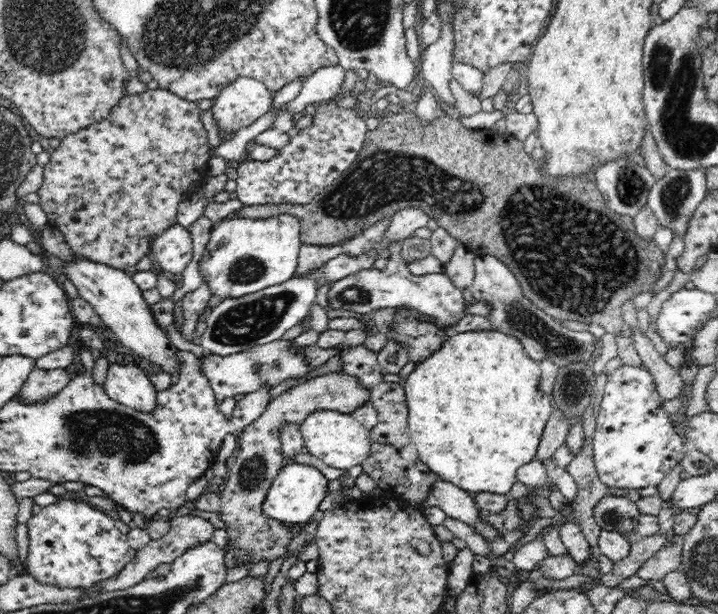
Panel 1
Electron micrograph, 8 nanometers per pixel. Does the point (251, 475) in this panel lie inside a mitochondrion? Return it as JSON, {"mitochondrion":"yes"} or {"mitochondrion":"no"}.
{"mitochondrion":"yes"}

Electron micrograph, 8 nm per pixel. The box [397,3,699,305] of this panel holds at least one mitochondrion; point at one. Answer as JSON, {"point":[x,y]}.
{"point":[674,196]}

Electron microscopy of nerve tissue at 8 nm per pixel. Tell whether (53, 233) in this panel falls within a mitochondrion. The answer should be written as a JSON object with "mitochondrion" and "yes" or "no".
{"mitochondrion":"no"}

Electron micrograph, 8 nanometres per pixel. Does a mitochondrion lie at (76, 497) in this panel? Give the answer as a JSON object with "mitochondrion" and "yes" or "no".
{"mitochondrion":"no"}

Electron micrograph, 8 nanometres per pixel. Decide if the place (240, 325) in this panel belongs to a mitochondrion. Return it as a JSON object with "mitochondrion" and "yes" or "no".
{"mitochondrion":"yes"}

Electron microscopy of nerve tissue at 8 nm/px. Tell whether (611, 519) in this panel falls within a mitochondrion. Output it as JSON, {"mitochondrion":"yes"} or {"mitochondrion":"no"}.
{"mitochondrion":"yes"}

